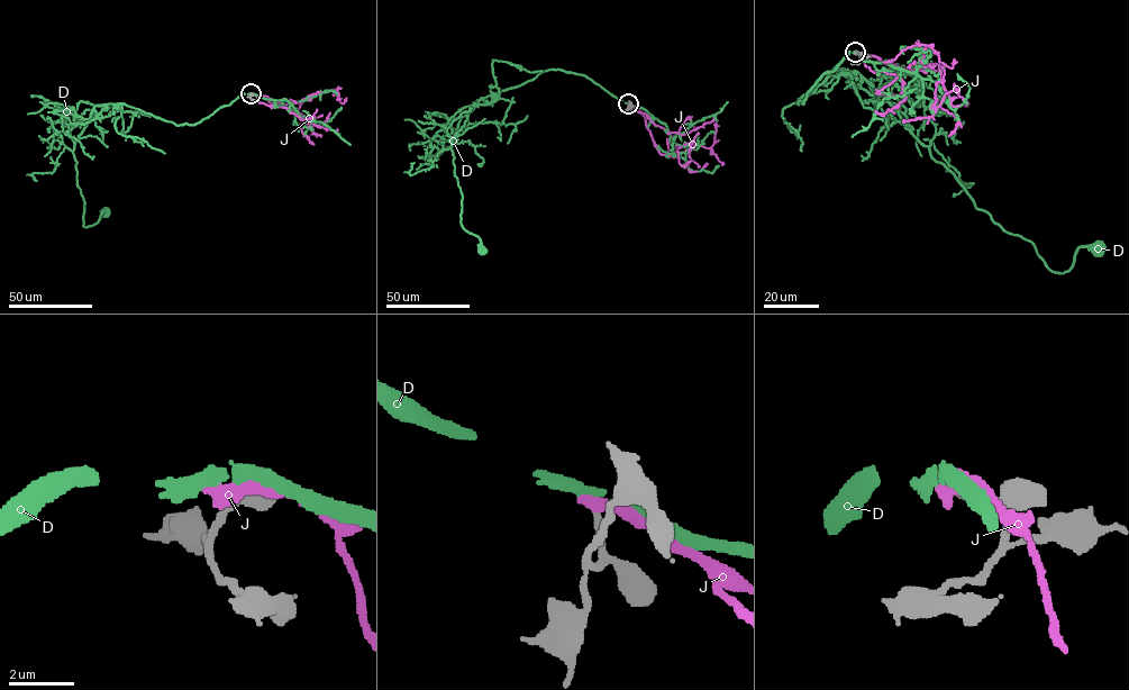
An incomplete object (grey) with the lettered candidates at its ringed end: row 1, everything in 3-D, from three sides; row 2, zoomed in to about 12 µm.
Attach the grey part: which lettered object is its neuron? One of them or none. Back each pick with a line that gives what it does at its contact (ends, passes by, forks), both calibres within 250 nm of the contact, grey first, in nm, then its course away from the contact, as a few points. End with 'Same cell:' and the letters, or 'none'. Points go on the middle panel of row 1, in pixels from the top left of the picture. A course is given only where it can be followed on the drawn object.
D: it passes by; calibres 220 and 360 nm; course (628, 103), (583, 75), (558, 70), (474, 103), (451, 147), (462, 196), (461, 226), (480, 239), (482, 250)
Same cell: D

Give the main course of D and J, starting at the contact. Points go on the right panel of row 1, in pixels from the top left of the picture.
D: (855, 52), (799, 105), (835, 67), (854, 71), (1050, 270), (1096, 246)
J: (855, 53), (874, 55), (902, 70), (939, 66), (927, 62), (922, 51), (928, 46), (923, 44), (883, 62)

